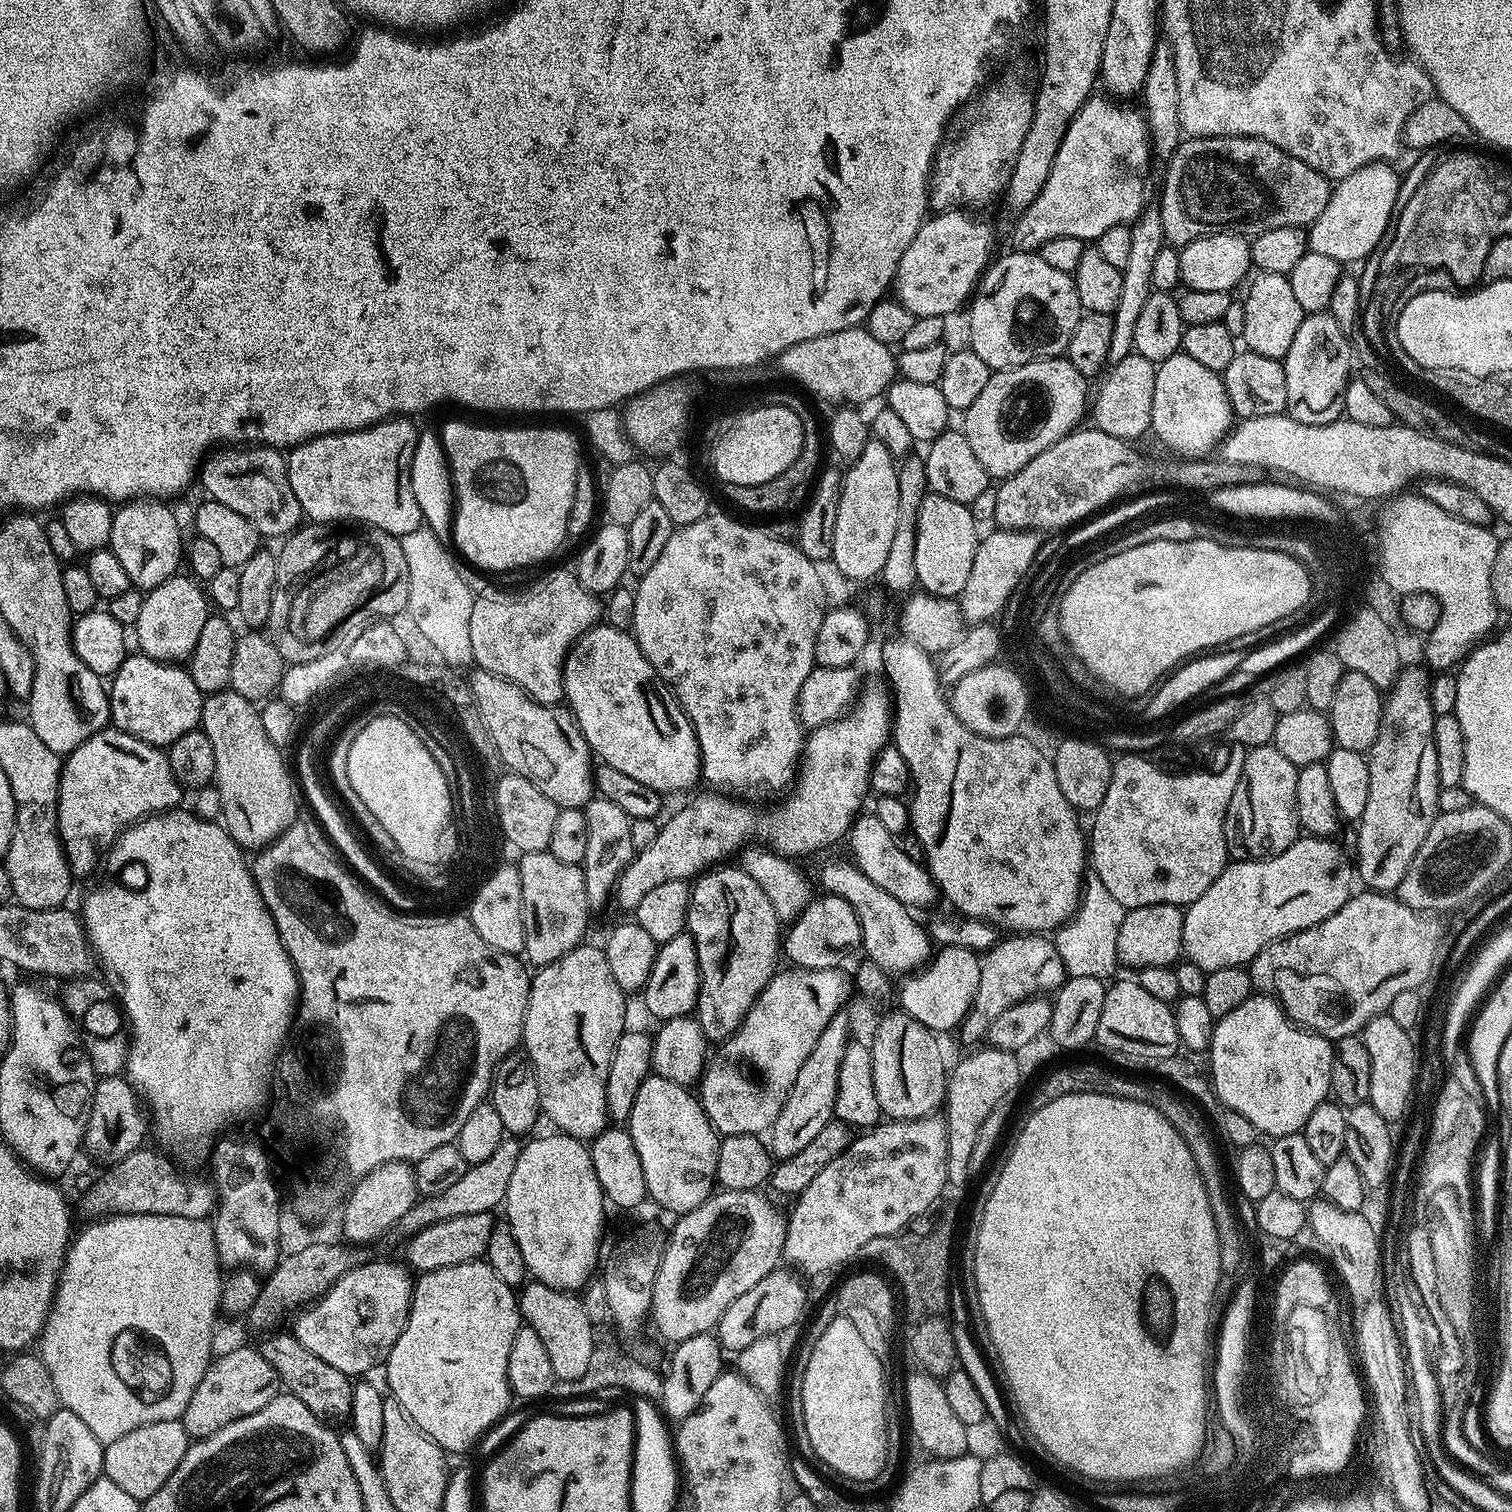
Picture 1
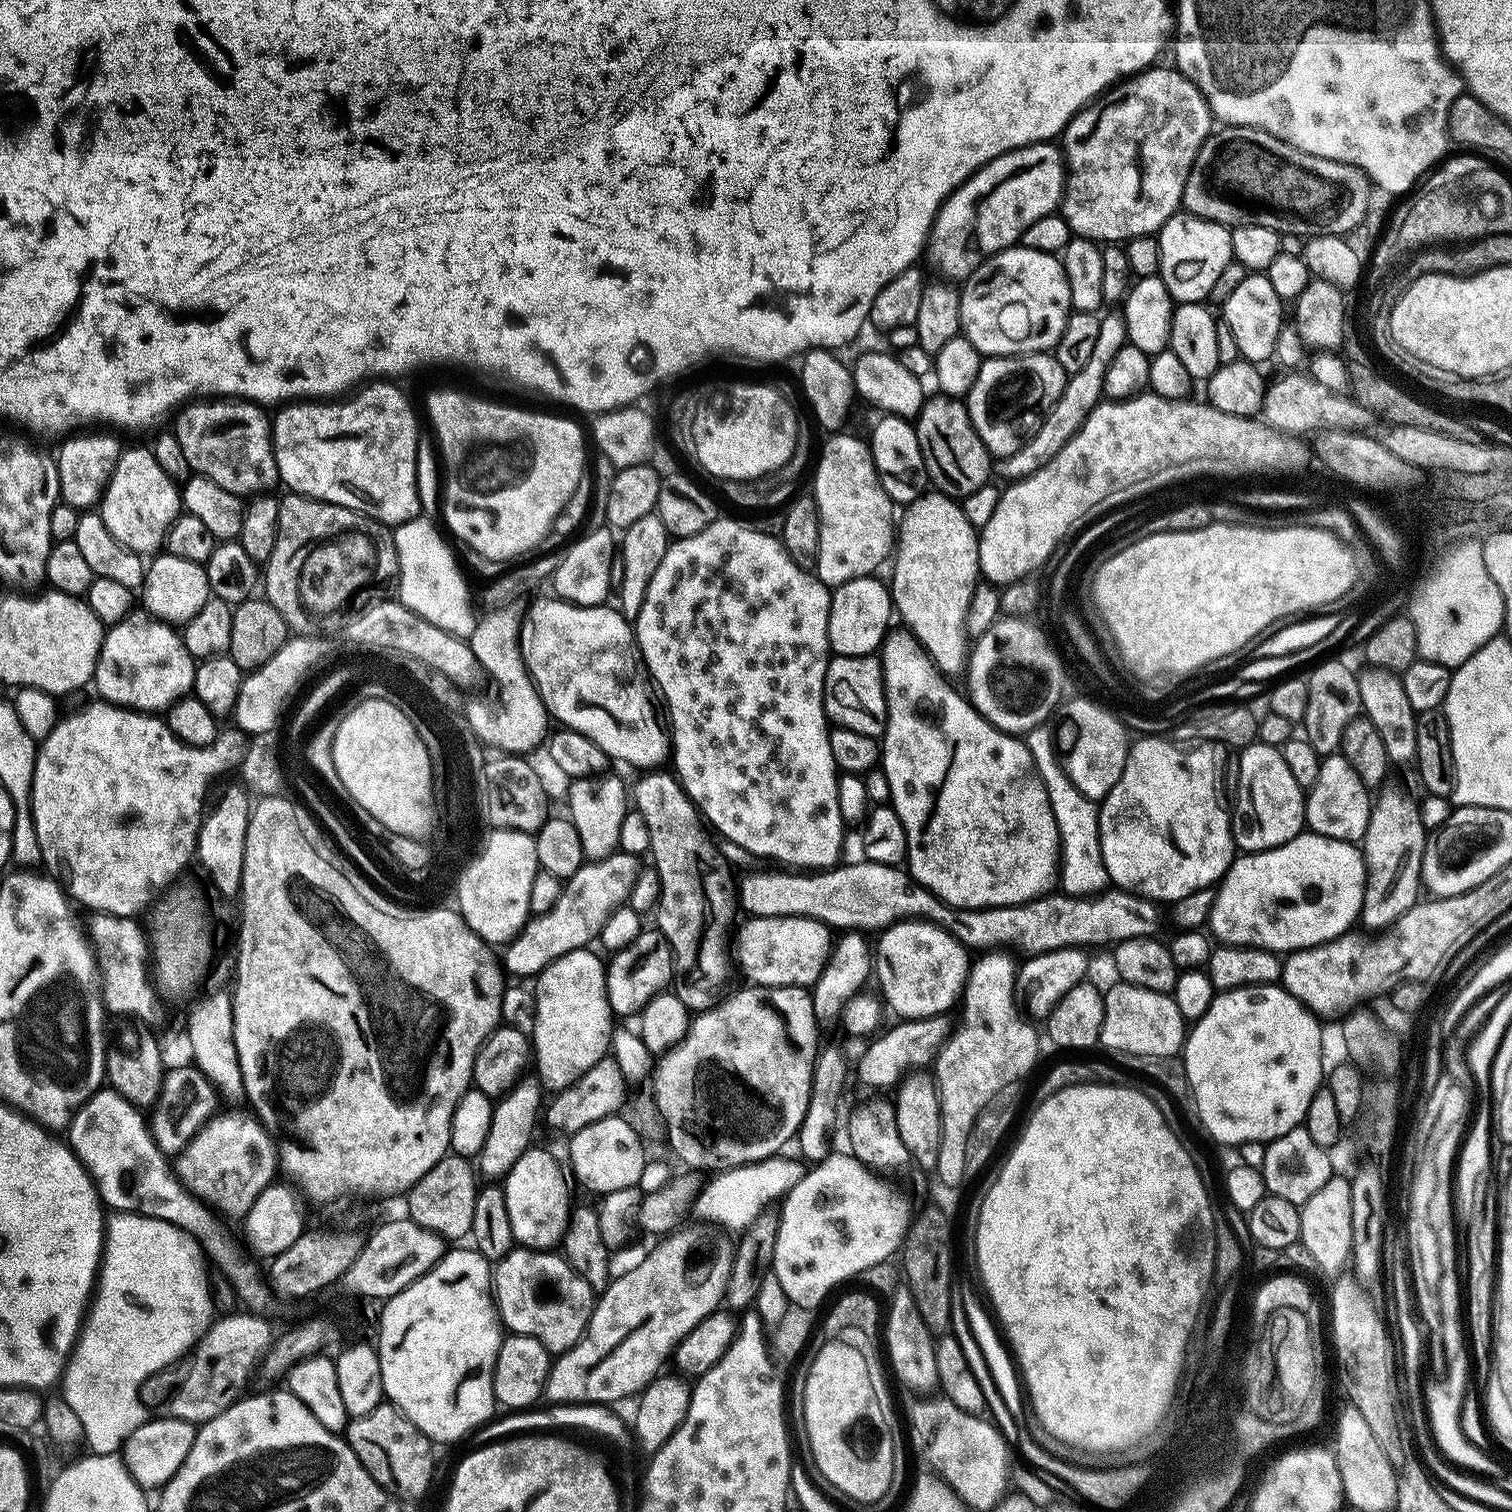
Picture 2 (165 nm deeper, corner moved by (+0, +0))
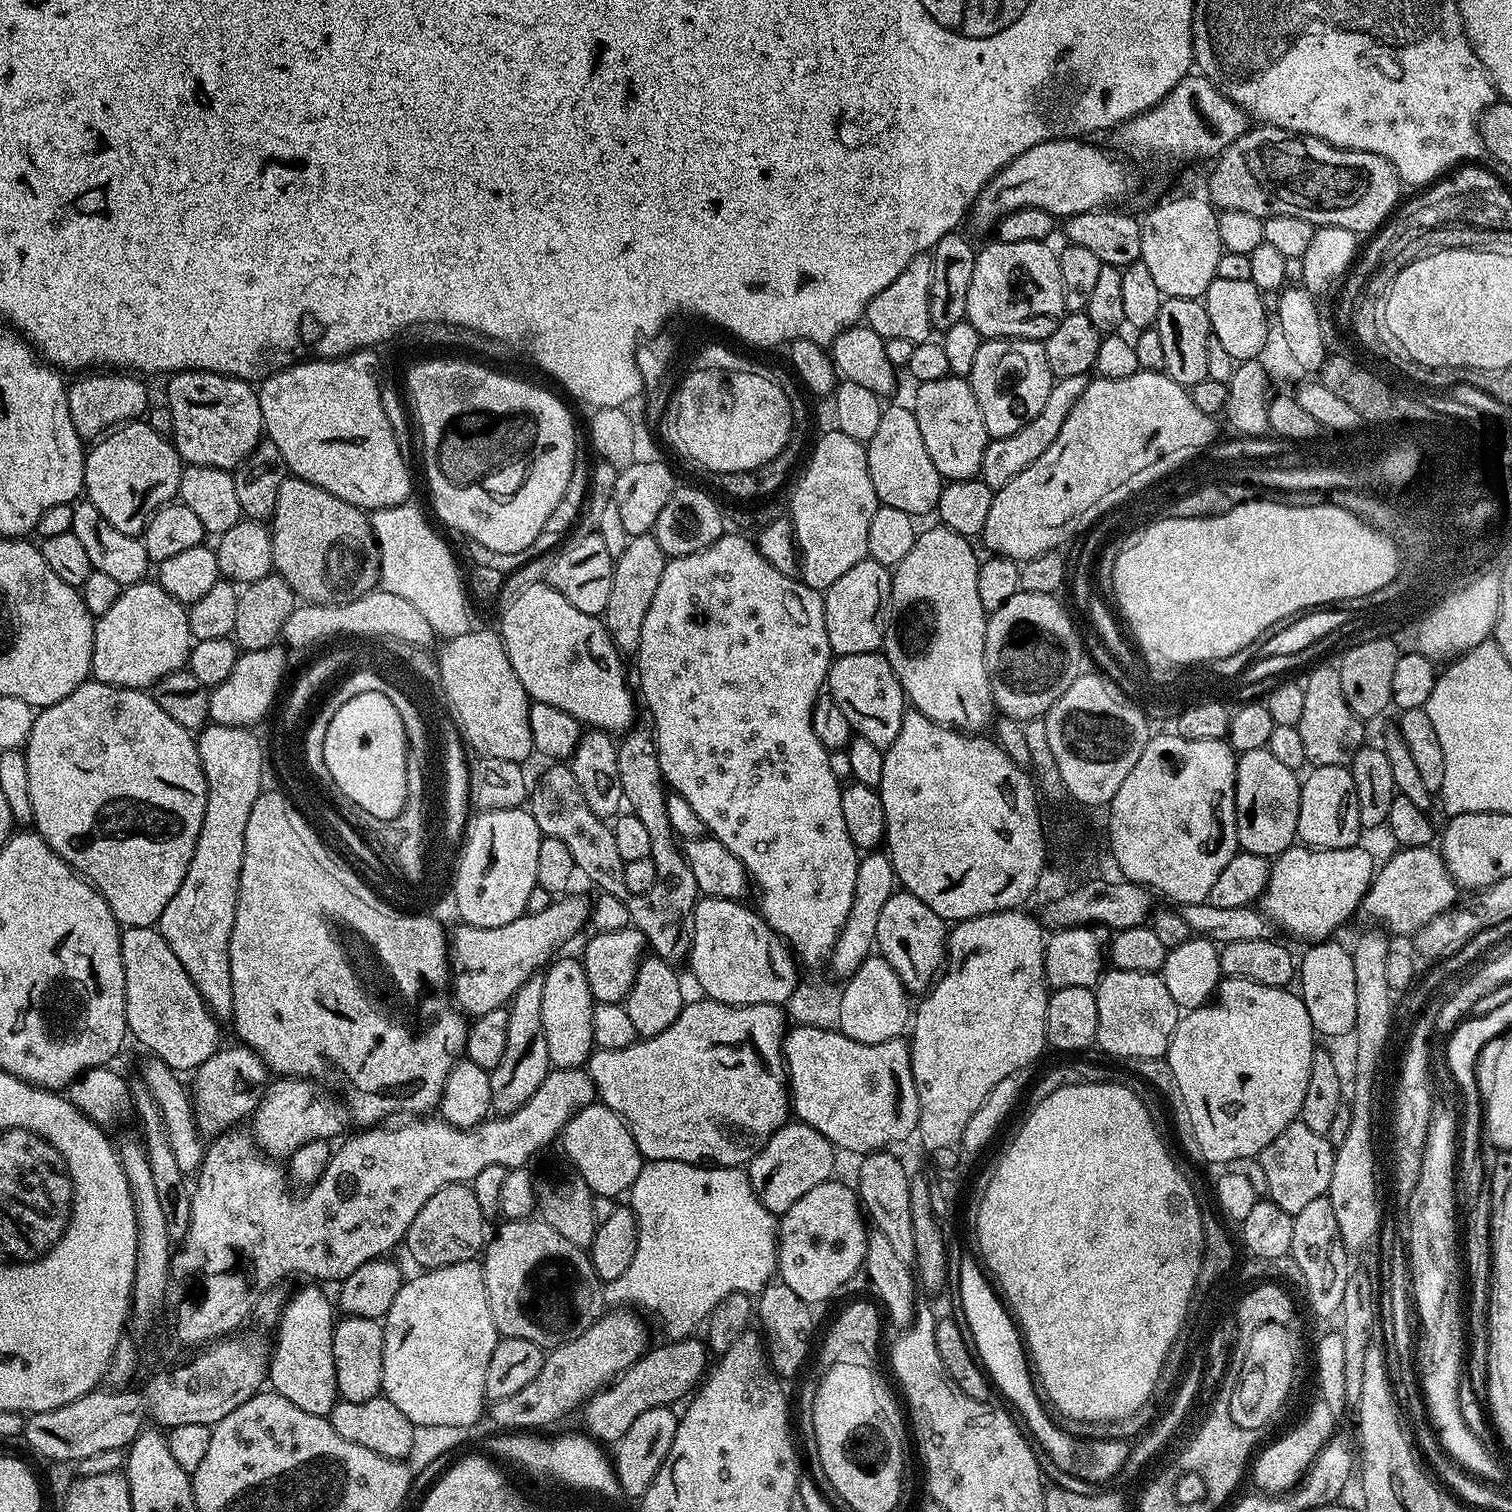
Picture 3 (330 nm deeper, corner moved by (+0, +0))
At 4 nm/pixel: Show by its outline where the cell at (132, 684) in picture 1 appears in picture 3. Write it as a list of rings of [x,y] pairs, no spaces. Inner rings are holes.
[[[141,582],[127,585],[121,591],[118,602],[106,610],[95,621],[94,650],[92,651],[91,679],[103,684],[113,684],[116,688],[151,689],[163,676],[185,667],[188,653],[194,643],[188,629],[188,609],[179,604],[159,582]]]

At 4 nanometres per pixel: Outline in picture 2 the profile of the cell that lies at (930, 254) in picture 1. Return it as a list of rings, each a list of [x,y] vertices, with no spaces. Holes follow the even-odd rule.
[[[1055,143],[1028,144],[1025,148],[1015,148],[998,158],[989,160],[971,176],[968,181],[945,200],[940,213],[932,224],[932,232],[926,241],[926,260],[941,272],[948,282],[963,282],[972,275],[980,263],[997,252],[1005,252],[1008,248],[1020,244],[1020,236],[1038,218],[1051,216],[1060,207],[1064,198],[1064,182],[1066,179],[1066,161],[1061,149]]]

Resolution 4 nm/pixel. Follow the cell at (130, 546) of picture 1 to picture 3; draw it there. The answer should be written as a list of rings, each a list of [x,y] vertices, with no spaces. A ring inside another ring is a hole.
[[[137,418],[111,429],[87,449],[84,458],[86,500],[114,530],[140,536],[148,519],[159,508],[177,499],[181,471],[182,461],[171,439]]]

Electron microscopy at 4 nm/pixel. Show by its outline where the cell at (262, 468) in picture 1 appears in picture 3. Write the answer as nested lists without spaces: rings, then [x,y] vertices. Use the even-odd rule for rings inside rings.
[[[193,368],[188,372],[175,373],[169,380],[172,381],[168,384],[166,405],[173,415],[170,439],[181,461],[185,465],[235,470],[265,435],[259,391],[249,381],[239,380],[237,376],[226,376],[222,372],[199,372]]]

